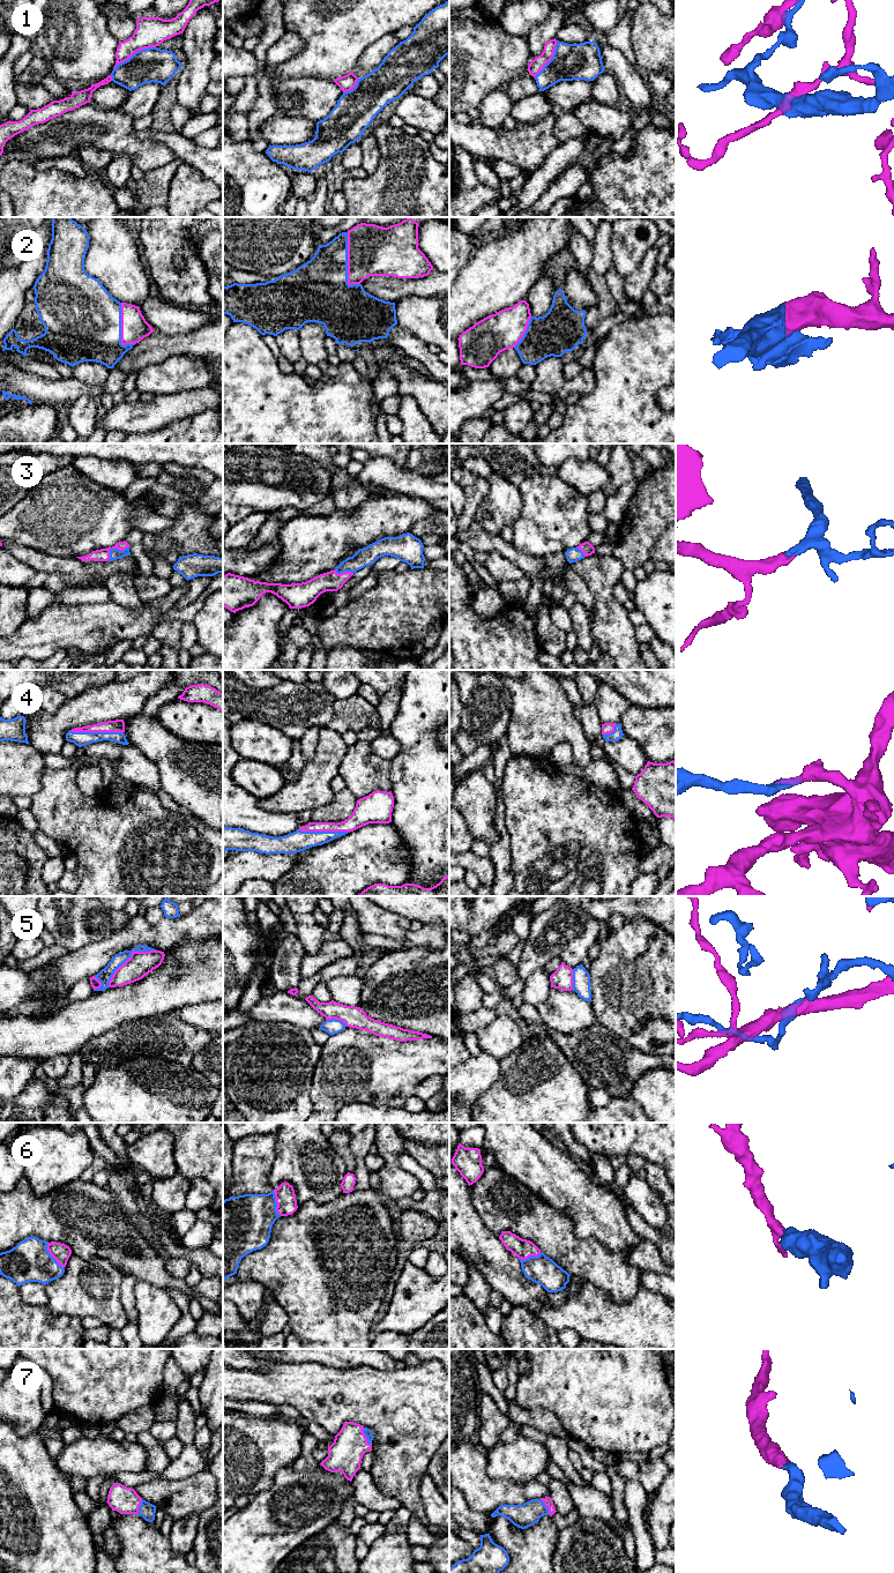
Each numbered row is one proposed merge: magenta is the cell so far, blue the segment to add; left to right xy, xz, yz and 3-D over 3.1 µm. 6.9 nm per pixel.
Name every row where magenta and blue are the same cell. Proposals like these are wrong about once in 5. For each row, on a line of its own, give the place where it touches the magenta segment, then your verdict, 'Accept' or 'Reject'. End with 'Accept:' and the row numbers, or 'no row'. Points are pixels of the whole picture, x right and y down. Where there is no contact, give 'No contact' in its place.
1: Touches magenta at xy (133, 53). Reject
2: Touches magenta at xz (348, 263). Accept
3: Touches magenta at xy (113, 548). Accept
4: Touches magenta at xy (97, 731). Accept
5: Touches magenta at xy (129, 958). Reject
6: Touches magenta at xy (51, 1254). Accept
7: Touches magenta at xz (365, 1437). Accept
Accept: 2, 3, 4, 6, 7

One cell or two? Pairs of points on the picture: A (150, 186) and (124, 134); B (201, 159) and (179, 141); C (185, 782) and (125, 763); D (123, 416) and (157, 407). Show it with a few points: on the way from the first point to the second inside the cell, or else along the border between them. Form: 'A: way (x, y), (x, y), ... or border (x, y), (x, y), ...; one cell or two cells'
A: border (170, 162), (144, 172); two cells
B: way (195, 156), (185, 147); one cell
C: border (141, 752), (156, 766), (158, 782), (162, 788); two cells
D: way (131, 416), (149, 415); one cell

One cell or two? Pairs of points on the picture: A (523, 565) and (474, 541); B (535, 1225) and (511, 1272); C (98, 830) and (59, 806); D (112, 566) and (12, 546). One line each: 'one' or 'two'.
A: one
B: two
C: one
D: one

